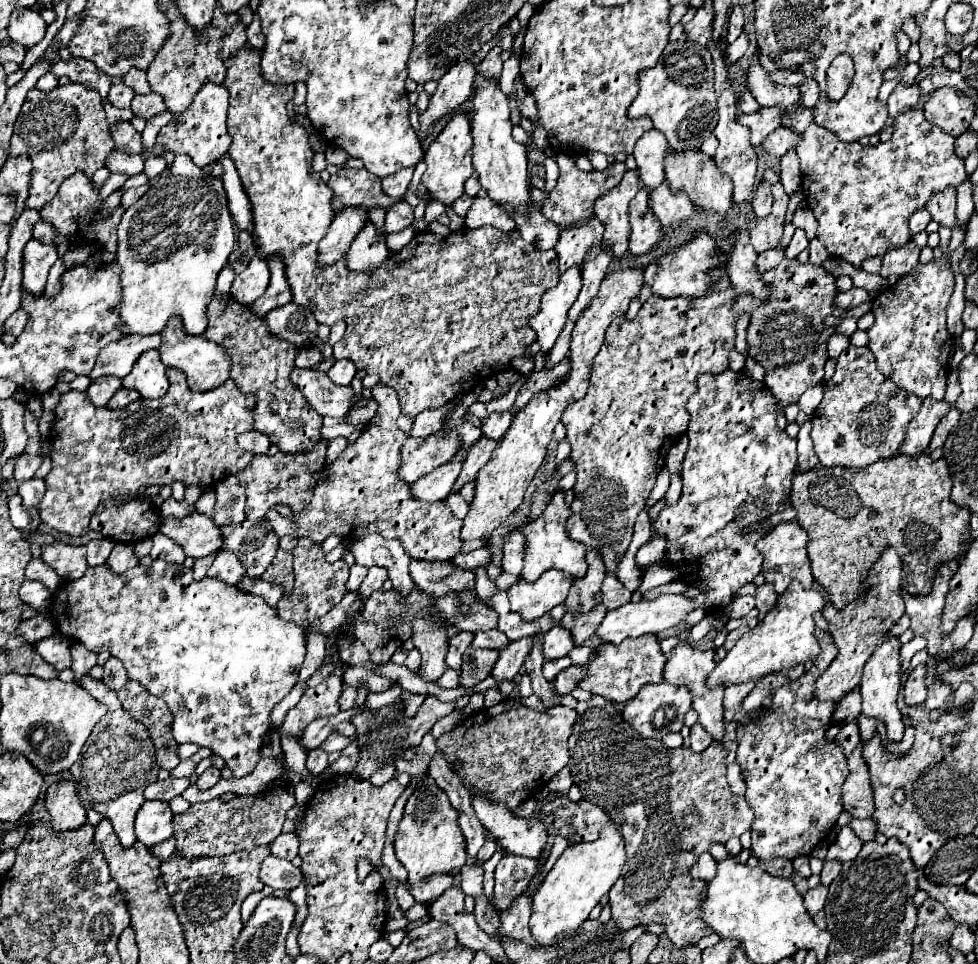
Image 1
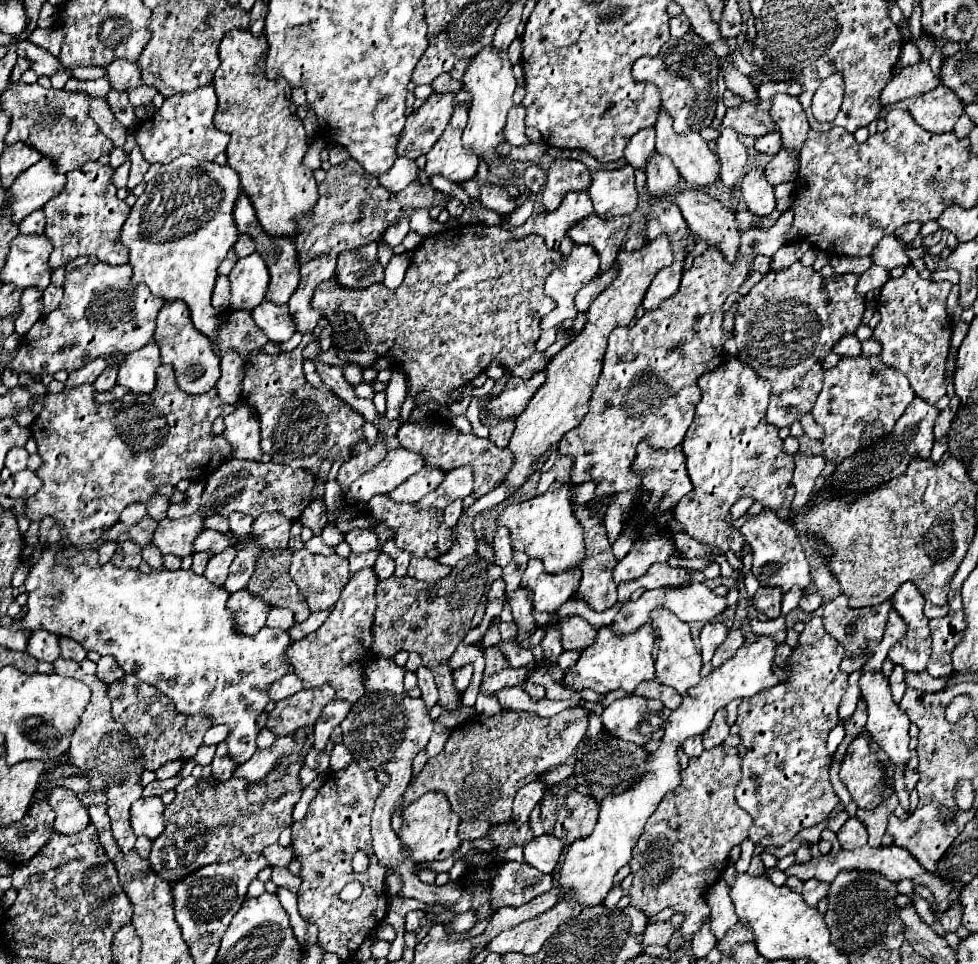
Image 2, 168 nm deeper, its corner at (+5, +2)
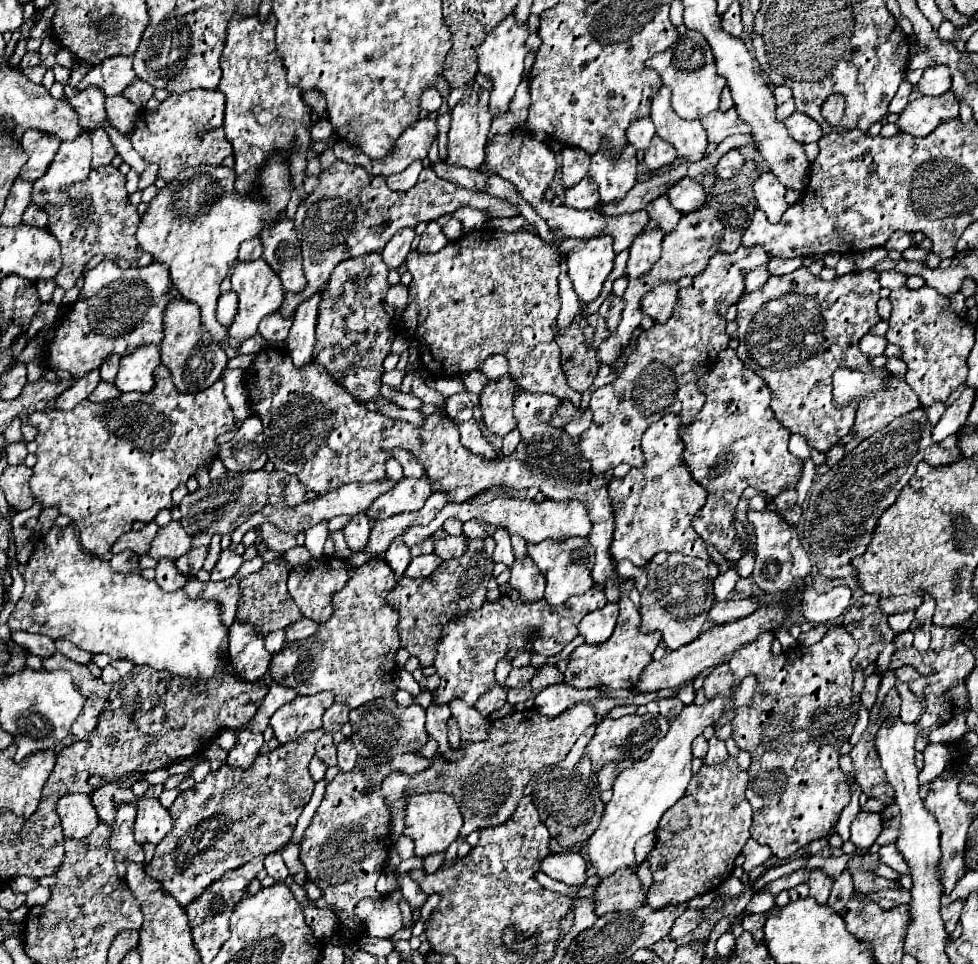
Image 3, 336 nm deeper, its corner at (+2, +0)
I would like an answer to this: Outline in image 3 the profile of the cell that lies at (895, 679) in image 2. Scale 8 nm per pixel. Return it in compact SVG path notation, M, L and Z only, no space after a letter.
M896 682L896 690L900 694L900 720L902 722L918 722L922 716L922 702L918 696L906 686L906 682Z

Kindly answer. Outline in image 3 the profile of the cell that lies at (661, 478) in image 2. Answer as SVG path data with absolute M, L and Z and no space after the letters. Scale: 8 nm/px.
M666 414L658 422L650 424L642 438L644 466L632 468L624 478L614 478L608 484L608 494L614 504L616 528L610 546L612 558L630 560L636 566L644 566L658 552L680 552L708 560L704 540L692 528L692 516L706 504L706 490L690 478L688 466L682 458L684 442L680 440L680 418Z

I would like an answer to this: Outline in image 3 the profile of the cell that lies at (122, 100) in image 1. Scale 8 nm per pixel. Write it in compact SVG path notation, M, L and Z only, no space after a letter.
M112 96L112 98L106 98L106 112L108 112L112 126L120 134L126 134L132 130L140 108L134 106L134 102L130 102L124 96Z

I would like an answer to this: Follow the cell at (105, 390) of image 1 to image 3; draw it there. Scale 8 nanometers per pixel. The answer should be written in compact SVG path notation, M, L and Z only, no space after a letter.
M110 356L102 366L100 366L100 374L104 382L114 382L116 374L120 368L120 356Z

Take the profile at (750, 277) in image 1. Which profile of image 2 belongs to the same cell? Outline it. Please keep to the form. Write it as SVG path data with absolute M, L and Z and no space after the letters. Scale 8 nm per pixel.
M685 188L685 190L677 192L673 196L673 202L681 208L683 218L685 218L685 222L693 234L697 234L709 246L717 246L727 256L727 260L735 260L737 250L739 250L741 232L735 224L735 214L729 208L725 208L719 200L715 200L713 196L709 196L703 190L697 190L697 188Z

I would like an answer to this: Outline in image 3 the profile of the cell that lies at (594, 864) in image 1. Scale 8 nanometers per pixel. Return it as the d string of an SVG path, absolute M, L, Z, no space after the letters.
M748 674L740 684L732 686L728 694L714 694L700 706L698 704L684 706L680 716L670 720L668 734L662 740L658 740L648 760L640 760L632 768L622 770L622 774L614 782L614 788L612 788L614 796L604 808L602 822L598 830L590 836L590 840L586 842L588 858L596 870L596 876L608 878L618 868L634 864L634 844L642 836L654 832L662 814L670 806L674 806L686 792L686 786L692 778L690 746L694 738L700 736L706 726L714 726L716 720L722 718L724 714L732 714L736 706L742 706L742 704L746 706L746 702L750 702L754 694L756 694L756 682L754 682L754 676Z

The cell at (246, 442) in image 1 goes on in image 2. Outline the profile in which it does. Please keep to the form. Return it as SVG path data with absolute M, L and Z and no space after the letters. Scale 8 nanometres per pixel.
M239 402L235 412L225 416L225 440L231 446L231 458L259 462L263 452L259 446L259 416L247 402Z

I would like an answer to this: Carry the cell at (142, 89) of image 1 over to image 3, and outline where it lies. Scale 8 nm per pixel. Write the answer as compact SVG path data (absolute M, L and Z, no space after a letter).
M110 56L96 64L80 82L80 90L88 86L98 86L106 96L118 96L136 78L132 70L132 58Z

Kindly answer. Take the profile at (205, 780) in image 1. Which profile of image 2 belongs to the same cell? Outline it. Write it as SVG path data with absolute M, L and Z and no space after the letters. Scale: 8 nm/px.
M229 754L215 756L213 762L211 762L211 766L213 766L213 774L217 776L217 780L229 780L233 776L235 768L237 768L235 760Z

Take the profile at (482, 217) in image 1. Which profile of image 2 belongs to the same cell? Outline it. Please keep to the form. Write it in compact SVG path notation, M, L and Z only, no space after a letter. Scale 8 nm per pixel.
M567 192L567 196L563 198L557 210L541 214L541 216L531 216L519 228L515 228L509 220L503 220L503 228L511 232L515 238L527 236L527 234L543 236L547 248L559 250L563 256L567 256L573 244L573 240L567 240L567 228L579 222L581 218L589 216L591 212L593 208L591 208L591 198L587 192Z

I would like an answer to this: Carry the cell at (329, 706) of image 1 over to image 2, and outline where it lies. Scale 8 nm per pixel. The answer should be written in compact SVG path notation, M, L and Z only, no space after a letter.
M329 684L313 690L301 690L295 696L277 702L269 712L267 728L275 736L293 736L297 728L313 726L321 716L321 710L327 702L335 698L335 690Z

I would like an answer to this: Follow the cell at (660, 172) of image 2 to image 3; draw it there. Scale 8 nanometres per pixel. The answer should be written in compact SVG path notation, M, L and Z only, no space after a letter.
M654 136L654 142L650 144L650 148L644 154L644 164L650 168L652 174L658 174L660 168L670 166L676 160L676 150L670 142Z

